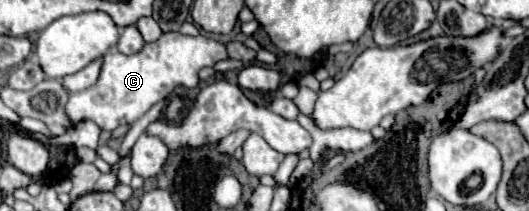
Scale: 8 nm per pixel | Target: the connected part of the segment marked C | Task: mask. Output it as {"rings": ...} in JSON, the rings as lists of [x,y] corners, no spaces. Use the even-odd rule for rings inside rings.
{"rings":[[[180,32],[162,34],[156,42],[146,44],[138,54],[126,56],[118,50],[110,50],[104,56],[98,82],[88,90],[70,94],[66,114],[72,122],[92,120],[102,130],[114,130],[120,124],[132,124],[154,104],[168,98],[178,86],[196,88],[198,72],[204,66],[214,66],[214,62],[224,58],[228,58],[228,54],[222,42],[208,36],[184,36]]]}

